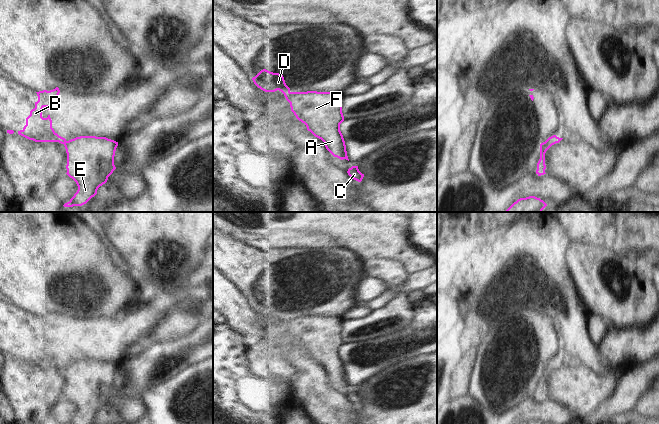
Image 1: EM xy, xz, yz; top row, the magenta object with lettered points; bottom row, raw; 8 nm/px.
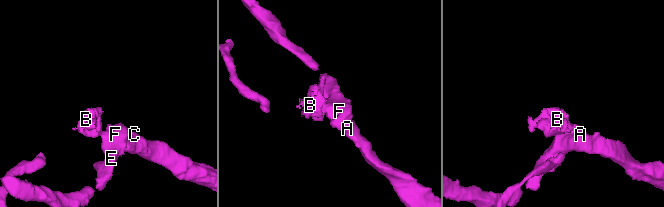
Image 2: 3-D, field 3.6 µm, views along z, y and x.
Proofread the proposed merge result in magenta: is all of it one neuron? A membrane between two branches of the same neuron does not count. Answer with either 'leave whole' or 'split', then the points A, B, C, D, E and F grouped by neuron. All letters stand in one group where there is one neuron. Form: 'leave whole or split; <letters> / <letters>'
split; A C E F / B D

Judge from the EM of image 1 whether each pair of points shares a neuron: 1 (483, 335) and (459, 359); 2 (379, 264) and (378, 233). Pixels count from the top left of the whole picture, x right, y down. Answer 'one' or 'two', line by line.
1: one
2: two

